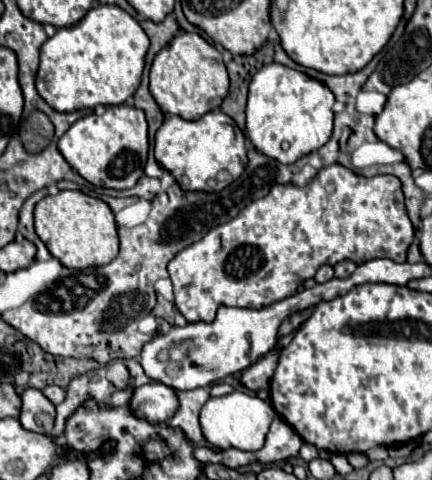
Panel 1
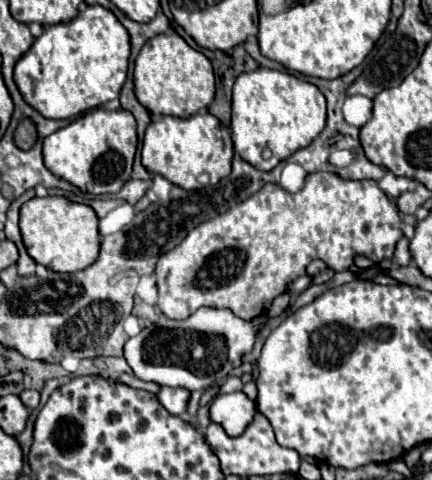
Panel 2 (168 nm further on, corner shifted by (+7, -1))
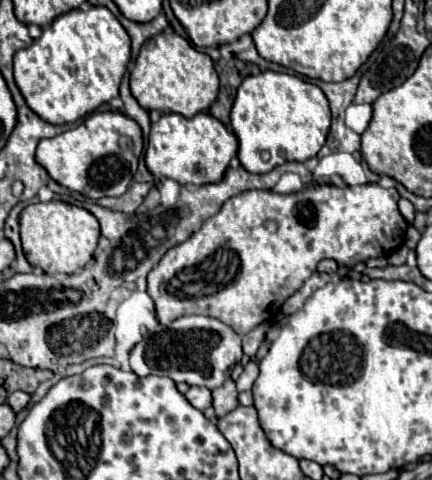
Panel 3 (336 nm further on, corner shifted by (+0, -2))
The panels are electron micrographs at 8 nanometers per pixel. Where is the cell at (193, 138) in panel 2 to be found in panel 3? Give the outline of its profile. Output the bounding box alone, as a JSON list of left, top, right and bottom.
[145,113,237,185]

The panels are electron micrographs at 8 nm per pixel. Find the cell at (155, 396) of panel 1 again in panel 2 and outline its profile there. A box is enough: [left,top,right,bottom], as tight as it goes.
[156,386,190,416]

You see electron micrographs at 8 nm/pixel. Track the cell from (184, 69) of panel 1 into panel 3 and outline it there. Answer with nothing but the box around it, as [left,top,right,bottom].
[129,33,219,117]

